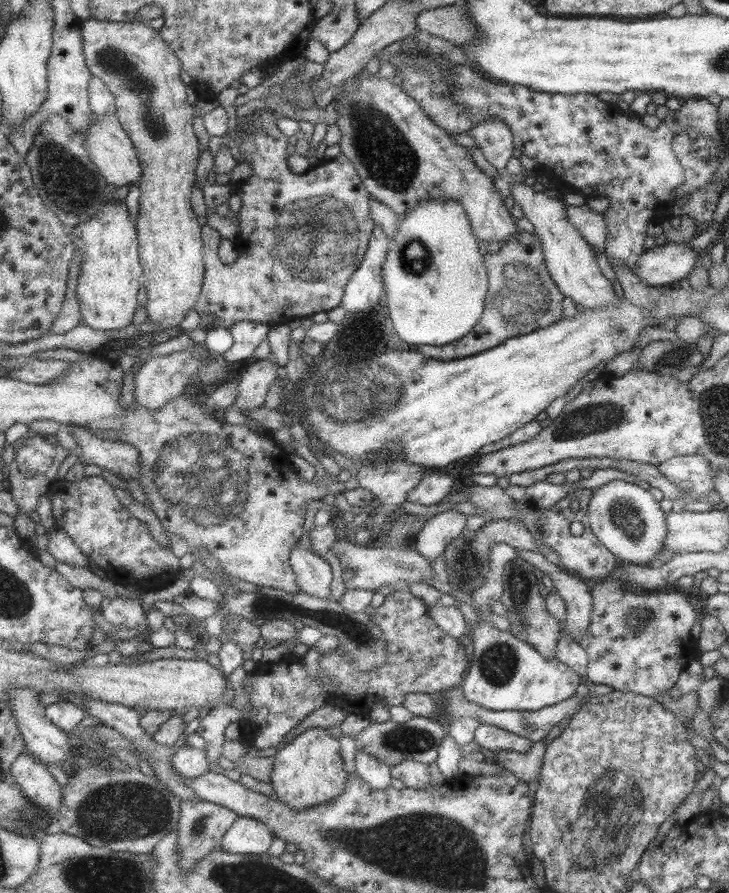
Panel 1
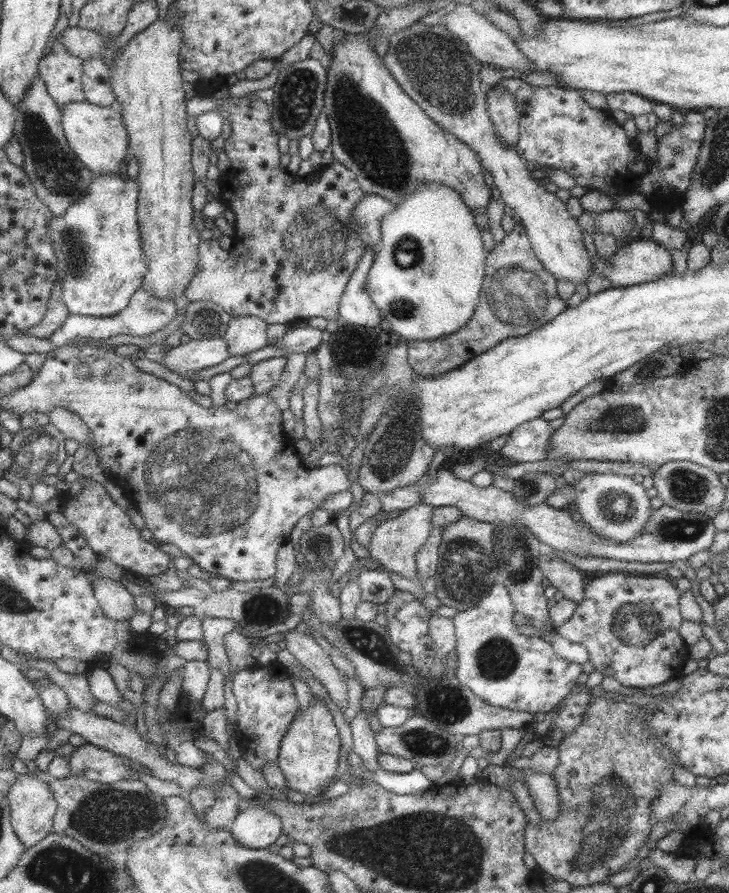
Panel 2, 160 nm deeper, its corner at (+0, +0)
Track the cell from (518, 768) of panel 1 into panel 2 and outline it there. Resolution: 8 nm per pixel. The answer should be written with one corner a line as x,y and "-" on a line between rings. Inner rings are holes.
523,769
525,773
525,787
531,796
535,810
542,820
555,820
562,811
558,784
551,774
536,773
531,769

